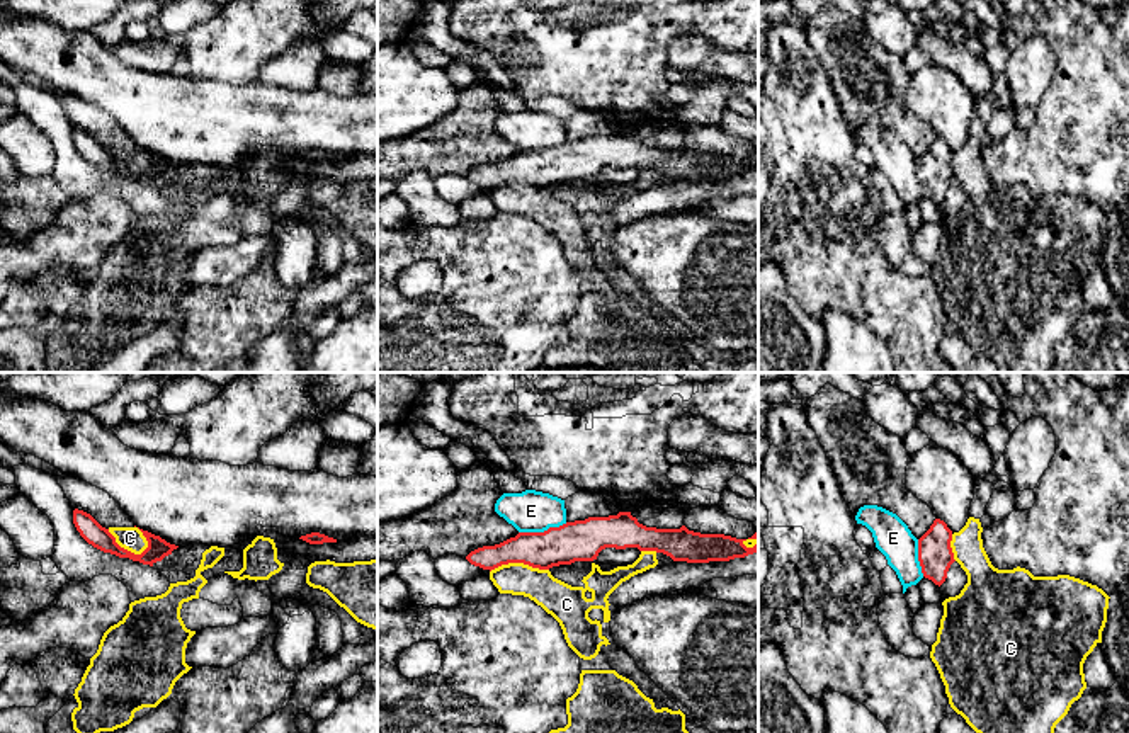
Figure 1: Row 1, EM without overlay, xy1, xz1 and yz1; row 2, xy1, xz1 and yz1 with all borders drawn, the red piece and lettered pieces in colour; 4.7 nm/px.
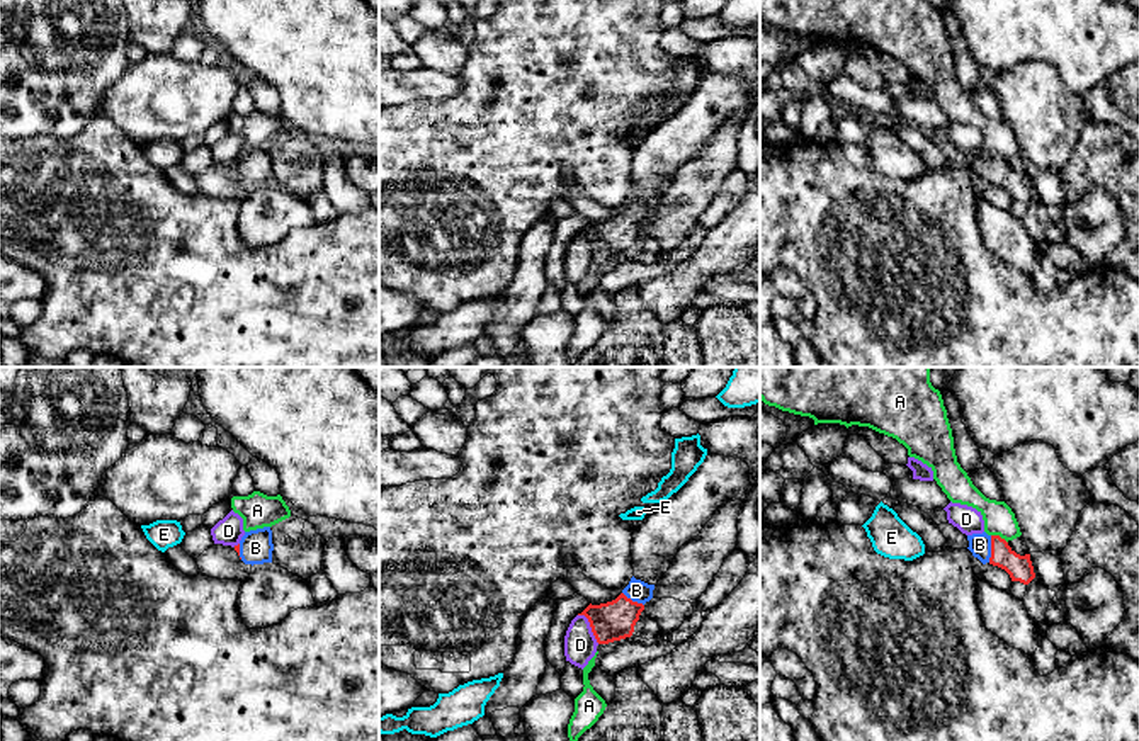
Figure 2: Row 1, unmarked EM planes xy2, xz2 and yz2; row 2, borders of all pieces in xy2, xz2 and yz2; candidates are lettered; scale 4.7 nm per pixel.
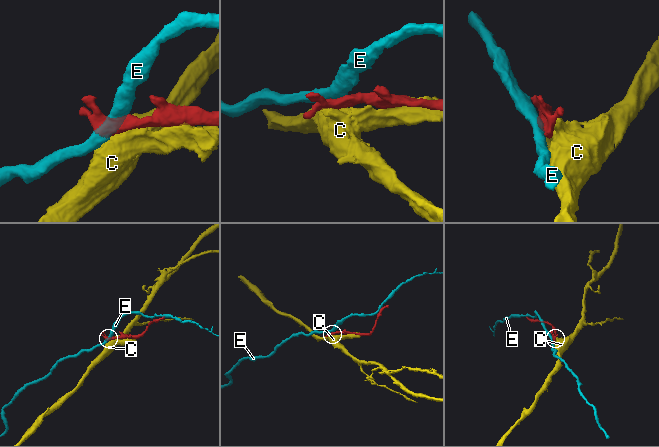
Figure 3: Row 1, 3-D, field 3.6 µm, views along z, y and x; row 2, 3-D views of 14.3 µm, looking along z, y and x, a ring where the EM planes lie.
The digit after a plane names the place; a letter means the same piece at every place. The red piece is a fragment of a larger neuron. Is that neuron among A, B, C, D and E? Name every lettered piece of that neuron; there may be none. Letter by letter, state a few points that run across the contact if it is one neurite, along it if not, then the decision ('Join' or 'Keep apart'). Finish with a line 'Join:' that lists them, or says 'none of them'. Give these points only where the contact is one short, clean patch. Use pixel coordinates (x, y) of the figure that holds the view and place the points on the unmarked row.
A: Line: yz2 (991, 153), (1007, 162). Keep apart
B: Line: yz2 (1020, 187), (991, 169), (980, 164). Join
C: Keep apart
D: Keep apart
E: Line: xz1 (567, 142), (543, 150), (519, 152). Keep apart
Join: B

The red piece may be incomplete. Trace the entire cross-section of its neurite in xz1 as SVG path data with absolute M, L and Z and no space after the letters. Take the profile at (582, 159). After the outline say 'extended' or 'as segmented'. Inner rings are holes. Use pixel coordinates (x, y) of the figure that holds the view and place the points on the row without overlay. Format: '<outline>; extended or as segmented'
M619 131L566 141L544 151L519 151L500 163L471 170L466 179L490 190L508 182L549 189L575 180L593 180L605 167L638 167L663 172L673 180L709 182L745 177L758 170L758 160L753 167L746 167L745 160L724 153L694 151L685 145L680 148L646 146L631 131Z; as segmented

